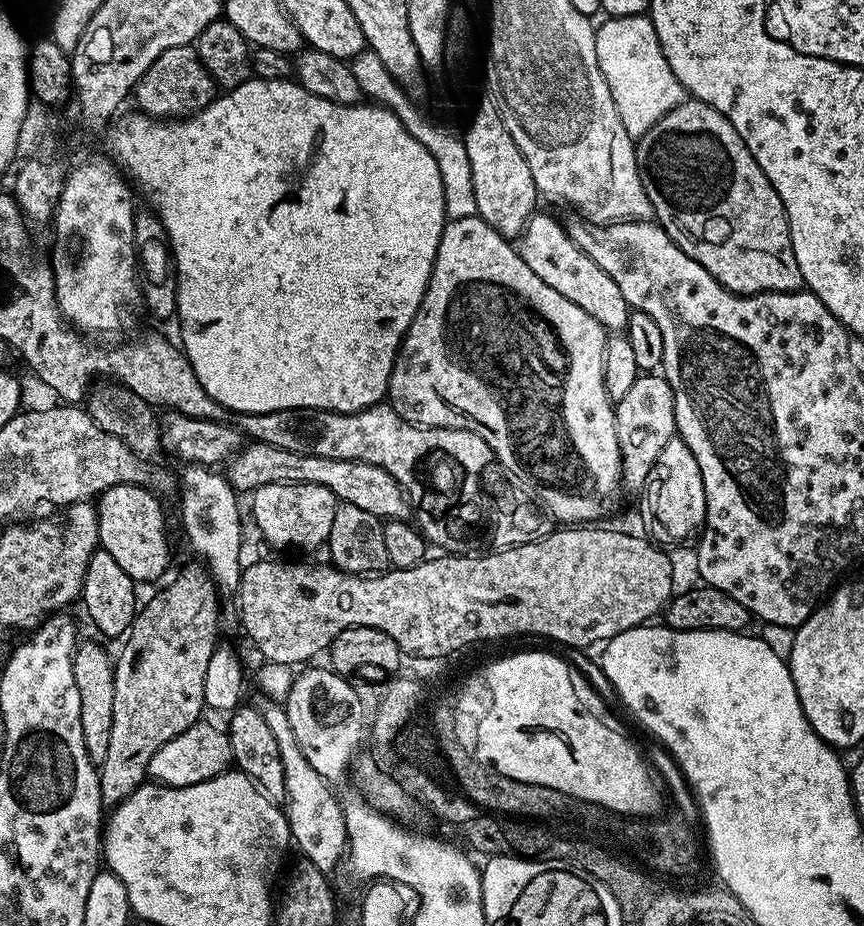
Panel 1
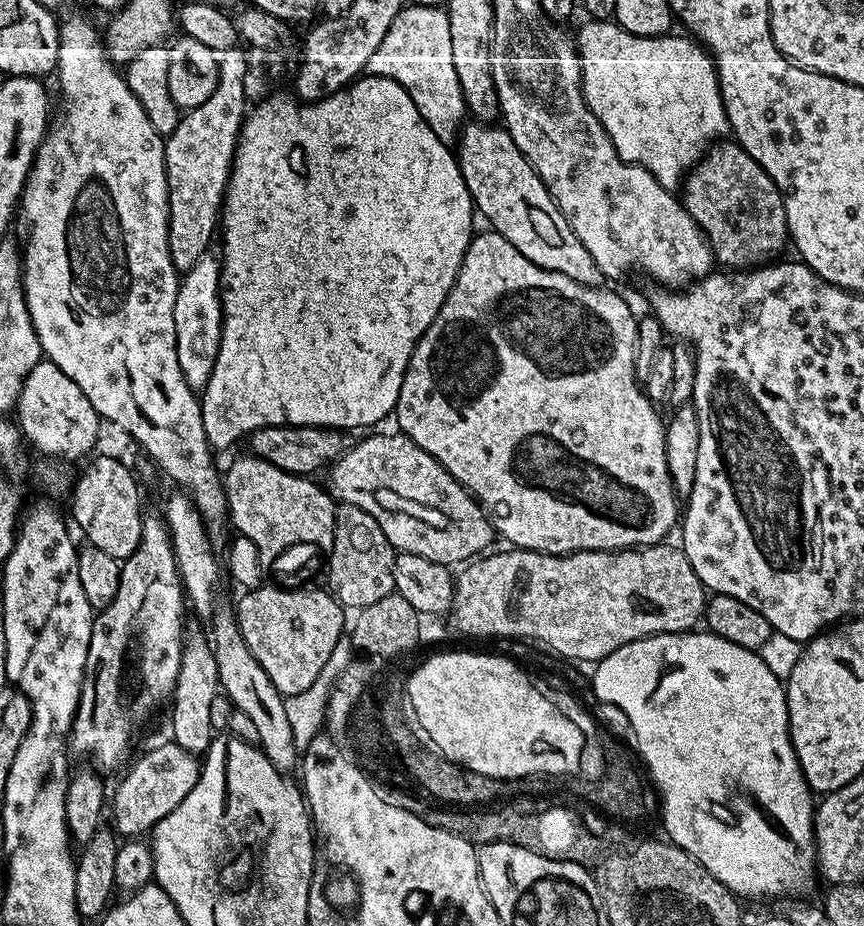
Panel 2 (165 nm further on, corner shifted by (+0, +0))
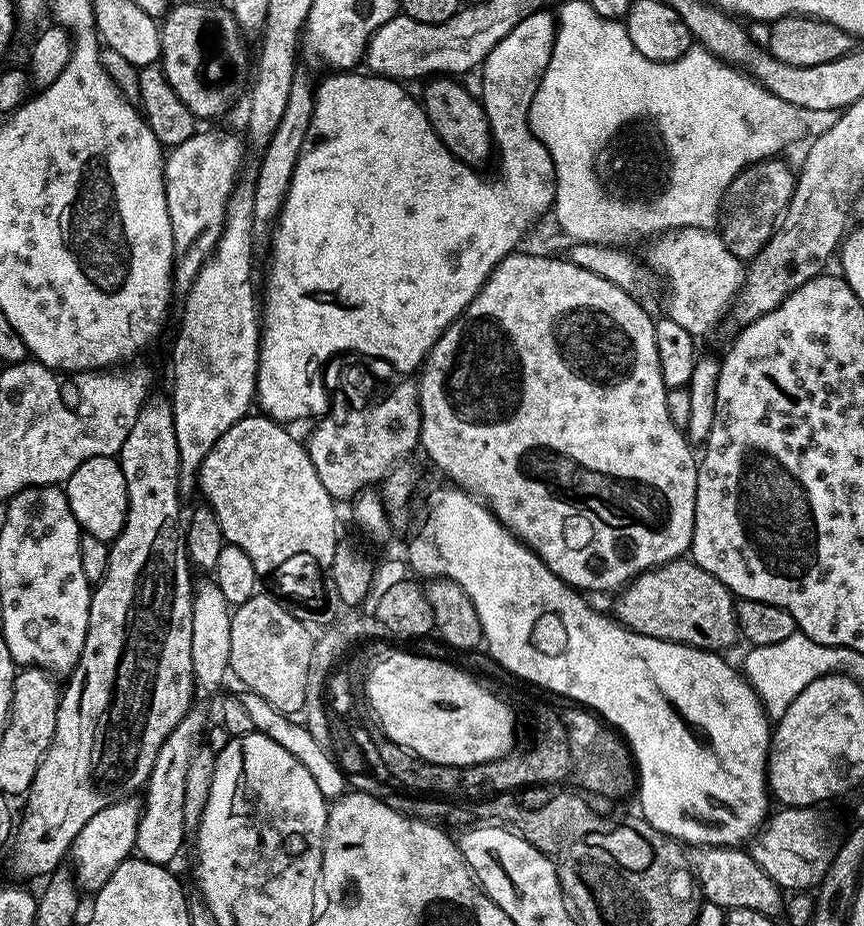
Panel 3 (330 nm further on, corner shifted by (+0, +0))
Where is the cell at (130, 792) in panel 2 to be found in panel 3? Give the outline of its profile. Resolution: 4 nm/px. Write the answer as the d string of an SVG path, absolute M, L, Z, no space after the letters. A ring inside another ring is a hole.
M125 798L106 806L106 810L98 810L98 814L94 814L94 818L90 818L90 822L86 822L82 830L78 830L78 838L74 838L72 843L70 864L74 869L77 885L85 893L99 892L110 874L114 874L116 867L133 855L141 811L142 804L139 799Z

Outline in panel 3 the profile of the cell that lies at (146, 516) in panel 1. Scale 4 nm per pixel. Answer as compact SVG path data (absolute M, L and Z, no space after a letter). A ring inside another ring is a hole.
M95 456L82 462L82 466L78 466L78 470L68 476L66 491L70 510L81 529L99 540L115 540L124 528L128 513L126 478L122 474L119 459L116 456Z

